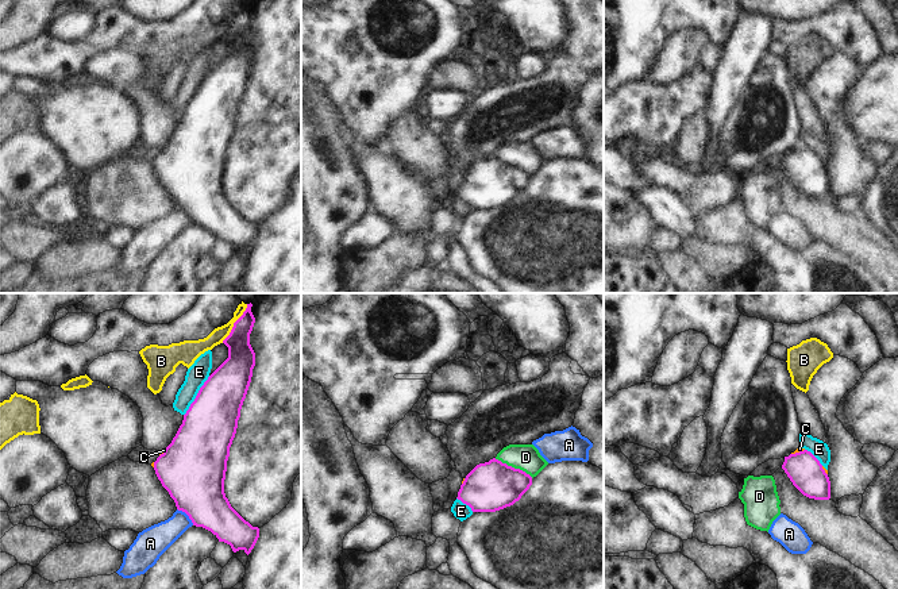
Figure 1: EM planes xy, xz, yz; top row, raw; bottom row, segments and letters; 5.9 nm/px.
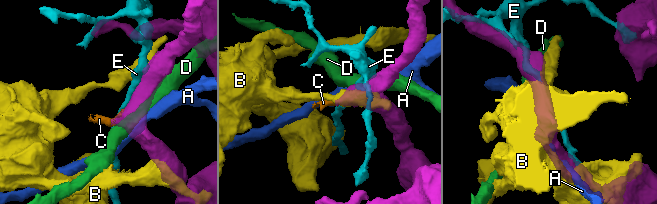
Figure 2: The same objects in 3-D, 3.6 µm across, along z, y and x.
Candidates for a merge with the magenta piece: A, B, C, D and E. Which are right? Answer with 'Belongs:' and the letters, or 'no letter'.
Belongs: C

